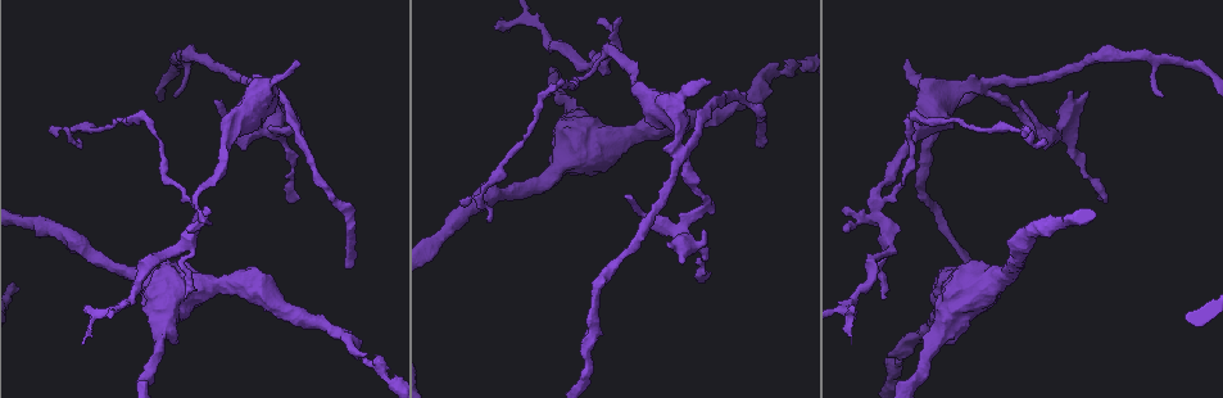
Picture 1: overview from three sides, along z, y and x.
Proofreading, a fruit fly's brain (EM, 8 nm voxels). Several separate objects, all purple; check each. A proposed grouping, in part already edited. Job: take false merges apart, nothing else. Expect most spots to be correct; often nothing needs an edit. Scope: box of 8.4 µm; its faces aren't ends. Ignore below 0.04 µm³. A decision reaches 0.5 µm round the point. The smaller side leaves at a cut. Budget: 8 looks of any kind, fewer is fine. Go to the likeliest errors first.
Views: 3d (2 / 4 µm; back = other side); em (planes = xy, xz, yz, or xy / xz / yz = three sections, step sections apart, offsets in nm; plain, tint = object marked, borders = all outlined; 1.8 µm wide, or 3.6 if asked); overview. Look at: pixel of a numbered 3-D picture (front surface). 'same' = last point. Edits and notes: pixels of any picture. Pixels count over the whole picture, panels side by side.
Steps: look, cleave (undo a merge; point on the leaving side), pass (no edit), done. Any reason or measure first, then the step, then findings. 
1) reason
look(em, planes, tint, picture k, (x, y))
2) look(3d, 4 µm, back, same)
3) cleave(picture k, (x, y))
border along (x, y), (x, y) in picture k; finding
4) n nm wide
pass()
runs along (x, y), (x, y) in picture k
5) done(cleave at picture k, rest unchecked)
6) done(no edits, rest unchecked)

three-way junction
look(3d, 2 µm, picture 1, (195, 201))

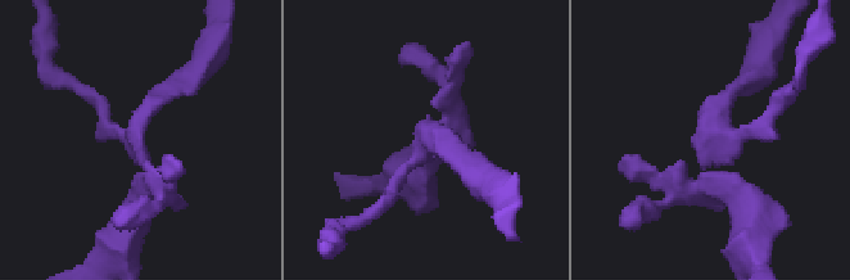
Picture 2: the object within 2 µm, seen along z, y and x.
shape alone is not enough
look(em, planes, borders, picture 2, (720, 132))

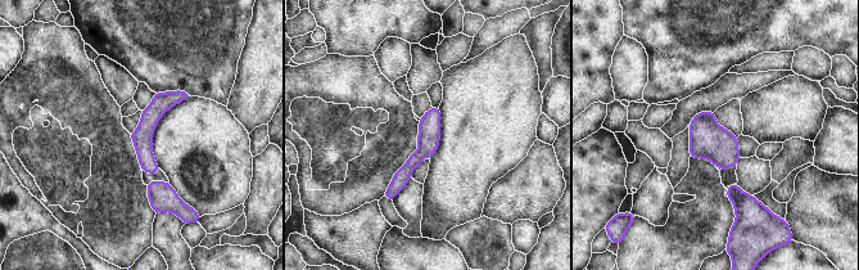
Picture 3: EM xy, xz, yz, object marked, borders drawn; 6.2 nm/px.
pass()
one cell here

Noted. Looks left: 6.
sharp bend
look(3d, 4 µm, picture 1, (1055, 130))

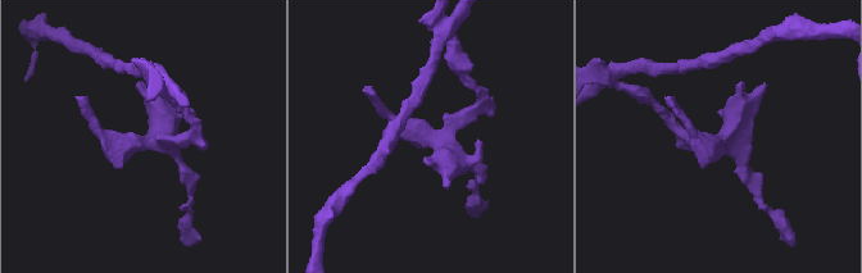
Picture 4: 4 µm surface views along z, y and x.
look(em, xy, step 16, tint, picture 4, (449, 140))

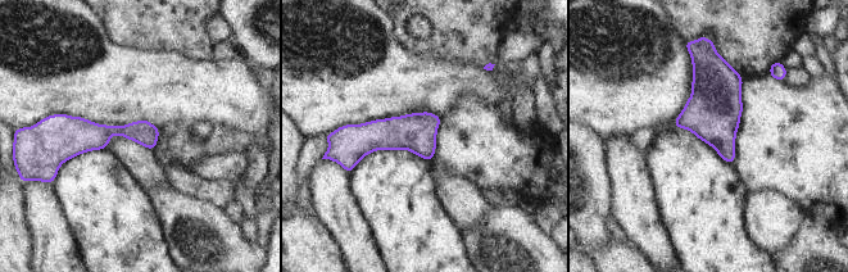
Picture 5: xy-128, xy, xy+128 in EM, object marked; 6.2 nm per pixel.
look(em, planes, tint, same)

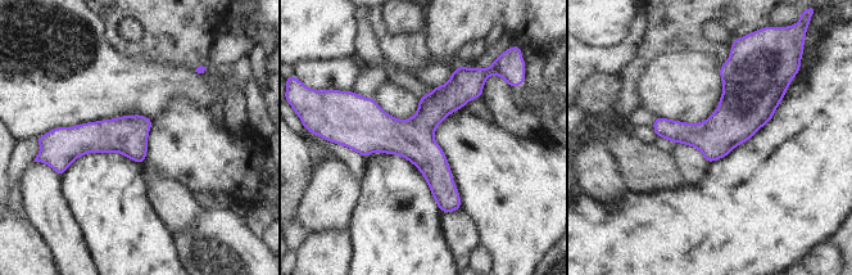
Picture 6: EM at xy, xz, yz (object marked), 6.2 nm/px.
240 nm wide
pass()
runs along (479, 86), (412, 133), (347, 133) in picture 6; one cell here

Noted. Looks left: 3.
look(3d, 2 µm, picture 1, (678, 154))

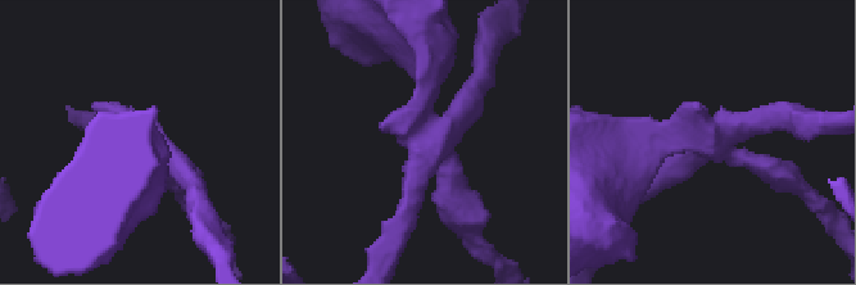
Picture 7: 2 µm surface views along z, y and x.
3 arms; arms of 200, 200, 440 nm
look(em, planes, tint, picture 7, (427, 138))

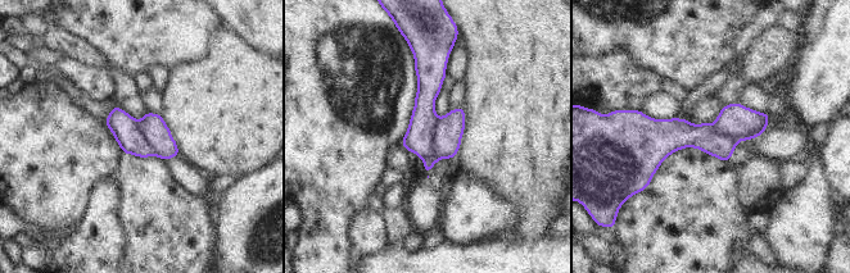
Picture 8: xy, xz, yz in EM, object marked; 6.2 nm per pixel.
240 nm wide
cleave(picture 8, (448, 132))
border along (439, 118), (434, 149), (423, 159) in picture 8; a second cell is stuck on

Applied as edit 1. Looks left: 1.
done(cleave at picture 8, rest unchecked)

